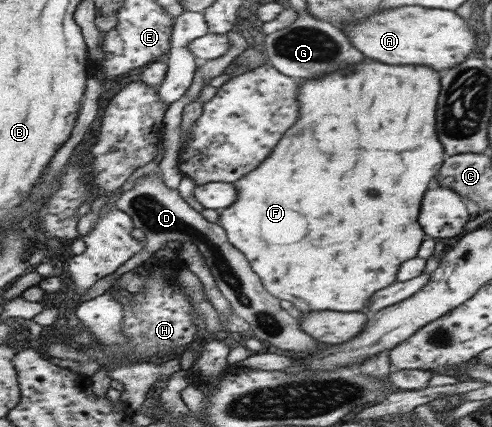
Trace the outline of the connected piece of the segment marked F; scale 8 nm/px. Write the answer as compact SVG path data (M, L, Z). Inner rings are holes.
M362 62L356 64L352 70L338 70L328 74L320 80L300 80L296 100L304 100L304 120L296 124L296 128L288 130L288 136L279 142L275 151L267 160L260 164L256 171L234 183L240 192L238 201L232 206L221 210L219 224L226 230L228 240L238 250L242 251L250 261L252 268L262 279L266 290L277 298L292 302L293 312L320 312L320 310L334 310L334 312L361 312L368 306L369 299L376 290L386 288L396 280L398 266L404 260L416 257L420 243L426 236L416 222L420 198L428 188L430 176L442 164L442 146L436 140L434 132L434 106L438 98L438 74L430 68L416 68L416 66L388 66L380 62Z

